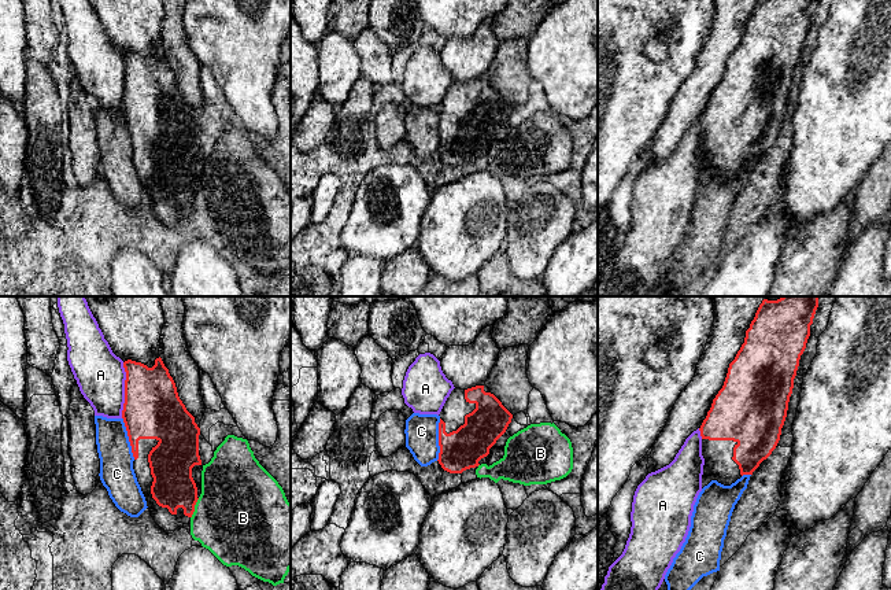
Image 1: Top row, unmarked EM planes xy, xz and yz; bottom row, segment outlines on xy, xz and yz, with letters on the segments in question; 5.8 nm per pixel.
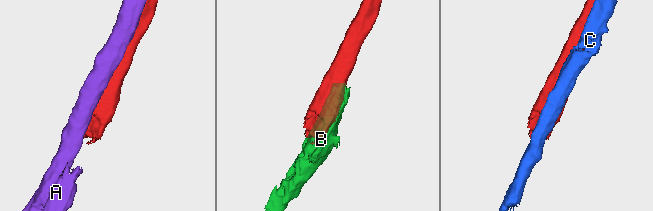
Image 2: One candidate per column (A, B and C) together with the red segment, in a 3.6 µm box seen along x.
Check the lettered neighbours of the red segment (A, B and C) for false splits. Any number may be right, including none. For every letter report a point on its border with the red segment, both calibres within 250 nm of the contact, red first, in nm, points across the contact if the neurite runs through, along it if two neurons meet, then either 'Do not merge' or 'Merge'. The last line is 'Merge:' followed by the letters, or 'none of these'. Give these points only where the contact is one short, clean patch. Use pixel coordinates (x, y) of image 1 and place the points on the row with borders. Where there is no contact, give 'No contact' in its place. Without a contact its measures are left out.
A: Touches red at xy (125, 390). Thickness 340 nm (red) against 280 nm. Do not merge
B: Touches red at xy (193, 508). Thickness 240 nm (red) against 480 nm. Do not merge
C: Touches red at xz (439, 439). Thickness 240 nm (red) against 190 nm. Do not merge
Merge: none of these

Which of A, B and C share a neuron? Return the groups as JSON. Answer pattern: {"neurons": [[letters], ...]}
{"neurons": [["A"], ["B"], ["C"]]}

